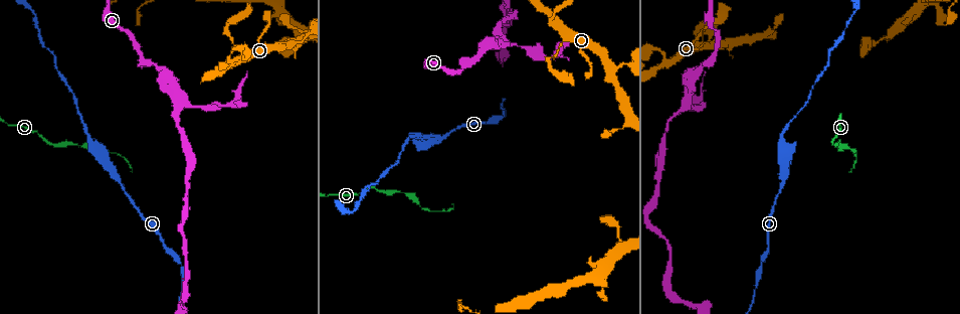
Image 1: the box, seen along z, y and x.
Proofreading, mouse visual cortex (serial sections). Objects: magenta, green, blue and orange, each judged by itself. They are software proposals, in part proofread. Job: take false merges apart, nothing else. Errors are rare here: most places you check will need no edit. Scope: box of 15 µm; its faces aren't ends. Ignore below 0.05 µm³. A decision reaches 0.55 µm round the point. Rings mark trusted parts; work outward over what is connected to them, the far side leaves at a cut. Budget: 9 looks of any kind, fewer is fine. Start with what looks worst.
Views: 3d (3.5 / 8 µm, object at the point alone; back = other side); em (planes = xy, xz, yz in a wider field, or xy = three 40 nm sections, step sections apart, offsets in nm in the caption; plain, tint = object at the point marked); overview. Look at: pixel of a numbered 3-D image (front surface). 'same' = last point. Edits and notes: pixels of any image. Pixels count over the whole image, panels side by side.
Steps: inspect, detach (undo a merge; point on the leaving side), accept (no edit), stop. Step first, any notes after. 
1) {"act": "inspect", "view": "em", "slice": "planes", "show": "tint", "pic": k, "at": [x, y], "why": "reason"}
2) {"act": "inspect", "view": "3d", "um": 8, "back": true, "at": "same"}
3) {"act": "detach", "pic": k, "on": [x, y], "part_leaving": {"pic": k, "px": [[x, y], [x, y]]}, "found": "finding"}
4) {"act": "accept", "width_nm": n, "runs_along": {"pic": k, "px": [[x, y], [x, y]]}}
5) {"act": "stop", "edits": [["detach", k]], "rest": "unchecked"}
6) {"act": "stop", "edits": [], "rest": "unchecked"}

{"act": "inspect", "view": "3d", "um": 3.5, "back": true, "pic": 1, "at": [423, 144], "why": "calibre changes"}

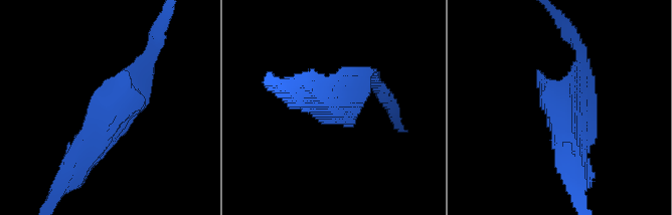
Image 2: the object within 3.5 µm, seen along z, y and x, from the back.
{"act": "inspect", "view": "em", "slice": "planes", "show": "tint", "pic": 2, "at": [335, 100], "why": "now the EM"}

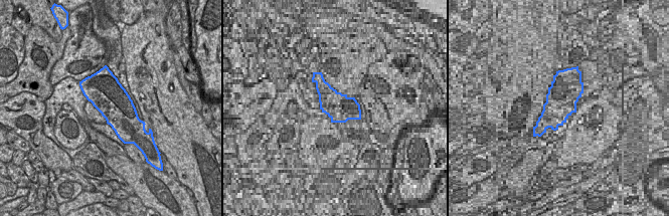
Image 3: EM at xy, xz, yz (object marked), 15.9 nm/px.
{"act": "accept", "runs_along": {"pic": 2, "px": [[69, 171], [147, 71]]}, "found": "one cell here"}

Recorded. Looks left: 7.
{"act": "inspect", "view": "3d", "um": 3.5, "back": true, "pic": 1, "at": [192, 106]}

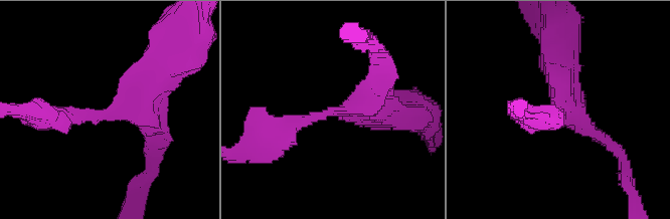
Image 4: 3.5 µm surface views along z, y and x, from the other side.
{"act": "inspect", "view": "em", "slice": "xy", "step": 2, "show": "tint", "pic": 4, "at": [104, 112]}

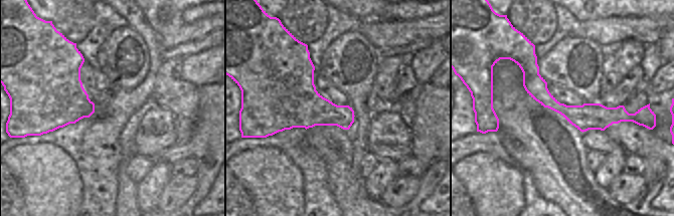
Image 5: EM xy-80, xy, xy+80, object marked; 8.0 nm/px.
{"act": "accept", "width_nm": 300, "runs_along": {"pic": 4, "px": [[377, 107], [300, 121], [269, 147]]}, "found": "one cell here"}

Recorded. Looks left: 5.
{"act": "inspect", "view": "3d", "um": 3.5, "pic": 1, "at": [561, 52]}

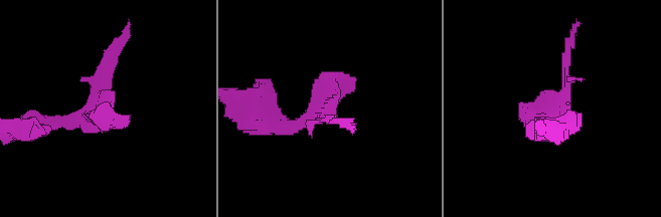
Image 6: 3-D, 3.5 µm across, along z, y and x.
{"act": "inspect", "view": "em", "slice": "xy", "step": 1, "show": "tint", "pic": 6, "at": [551, 112]}

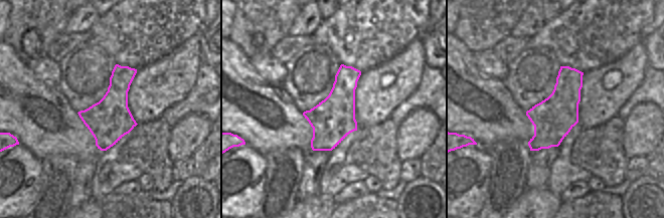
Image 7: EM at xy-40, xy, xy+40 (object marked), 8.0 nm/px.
{"act": "inspect", "view": "em", "slice": "planes", "show": "tint", "at": "same", "why": "another direction"}

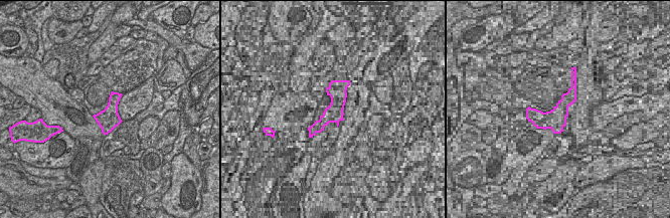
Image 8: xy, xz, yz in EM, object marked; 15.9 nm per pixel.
{"act": "accept", "runs_along": {"pic": 6, "px": [[35, 123], [94, 117], [110, 51]]}, "found": "all the same cell"}

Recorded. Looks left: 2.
{"act": "inspect", "view": "em", "slice": "xy", "step": 2, "show": "tint", "pic": 1, "at": [230, 36], "why": "thick turns thin"}

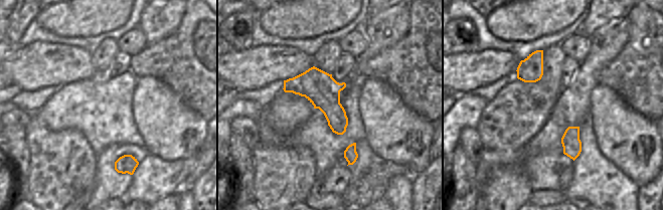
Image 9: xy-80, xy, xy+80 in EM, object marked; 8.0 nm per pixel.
{"act": "inspect", "view": "3d", "um": 3.5, "at": "same", "why": "wider look"}

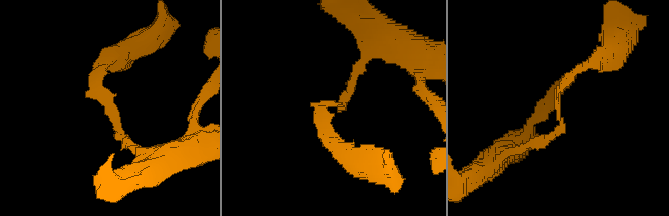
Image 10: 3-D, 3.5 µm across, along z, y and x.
{"act": "accept", "arm_widths_nm": [150, 150], "runs_along": {"pic": 10, "px": [[524, 148], [563, 124], [558, 92], [589, 64]]}, "found": "one cell here"}

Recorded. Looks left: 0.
{"act": "stop", "edits": [], "rest": "unchecked"}

